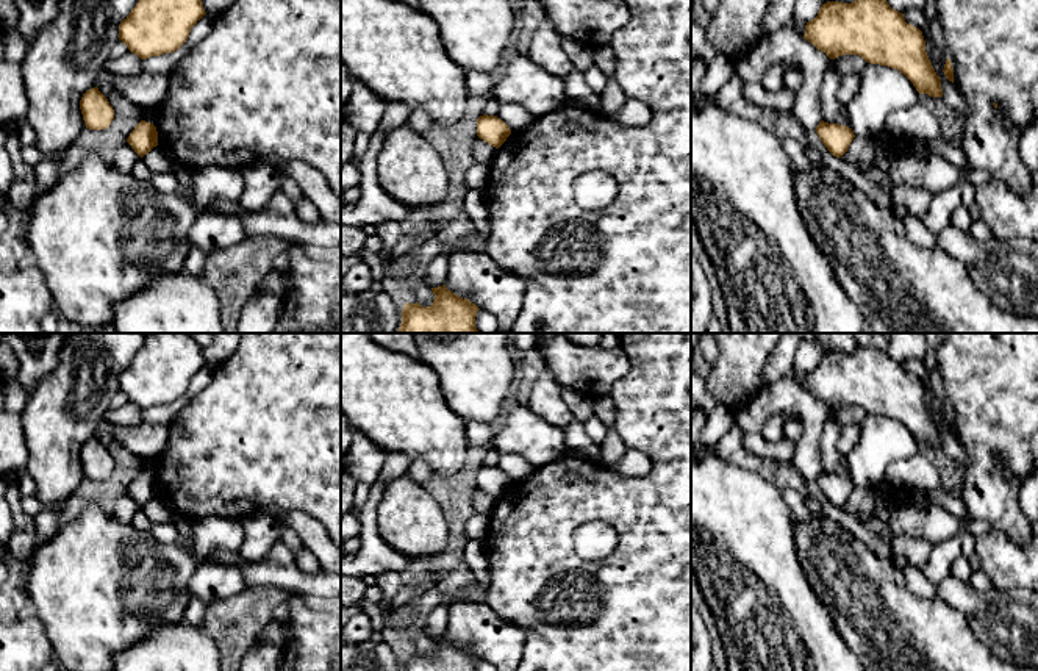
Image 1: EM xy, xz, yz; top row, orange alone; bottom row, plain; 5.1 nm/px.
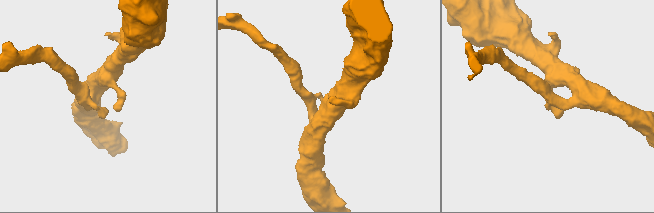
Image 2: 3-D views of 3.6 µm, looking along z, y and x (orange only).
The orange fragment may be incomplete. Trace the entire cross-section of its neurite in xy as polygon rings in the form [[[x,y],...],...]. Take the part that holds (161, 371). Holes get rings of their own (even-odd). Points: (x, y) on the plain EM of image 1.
[[[145,333],[131,363],[119,375],[119,389],[141,410],[178,400],[191,379],[206,364],[199,343],[191,333]]]

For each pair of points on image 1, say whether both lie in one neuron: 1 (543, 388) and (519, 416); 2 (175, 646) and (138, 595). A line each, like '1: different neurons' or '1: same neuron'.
1: different neurons
2: different neurons

